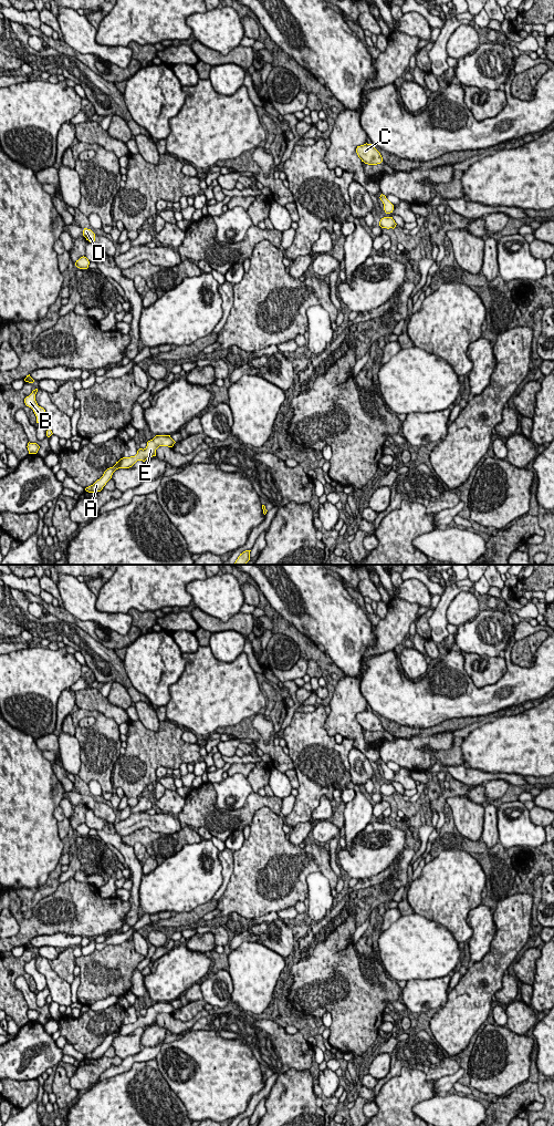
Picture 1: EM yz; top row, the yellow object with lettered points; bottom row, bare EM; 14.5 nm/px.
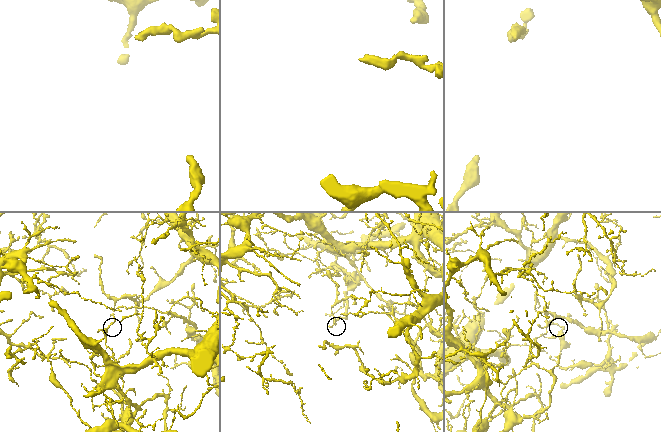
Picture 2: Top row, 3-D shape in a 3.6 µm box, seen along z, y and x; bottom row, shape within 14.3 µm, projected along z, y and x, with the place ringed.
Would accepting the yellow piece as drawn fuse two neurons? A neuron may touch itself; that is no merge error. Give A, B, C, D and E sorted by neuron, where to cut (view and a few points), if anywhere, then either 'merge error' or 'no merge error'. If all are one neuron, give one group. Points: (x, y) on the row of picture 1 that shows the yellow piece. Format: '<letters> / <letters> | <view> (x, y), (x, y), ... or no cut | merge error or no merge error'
A / B C D E | yz (122, 458), (118, 467) | merge error

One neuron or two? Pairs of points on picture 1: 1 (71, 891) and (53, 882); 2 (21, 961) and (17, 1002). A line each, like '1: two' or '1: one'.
1: two
2: one

